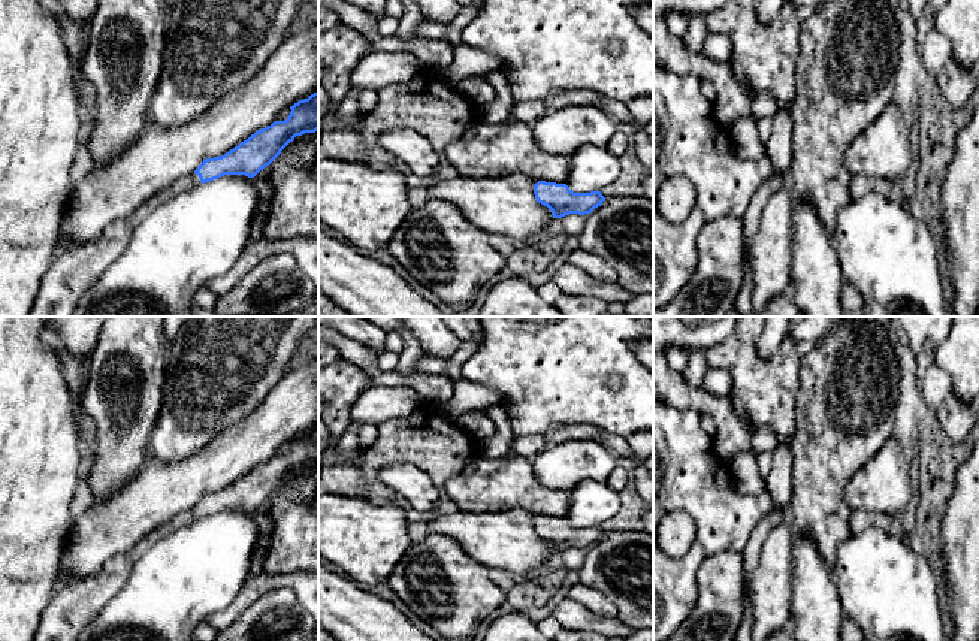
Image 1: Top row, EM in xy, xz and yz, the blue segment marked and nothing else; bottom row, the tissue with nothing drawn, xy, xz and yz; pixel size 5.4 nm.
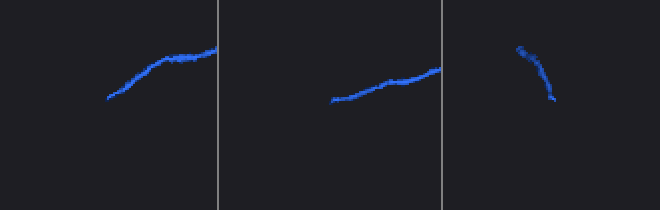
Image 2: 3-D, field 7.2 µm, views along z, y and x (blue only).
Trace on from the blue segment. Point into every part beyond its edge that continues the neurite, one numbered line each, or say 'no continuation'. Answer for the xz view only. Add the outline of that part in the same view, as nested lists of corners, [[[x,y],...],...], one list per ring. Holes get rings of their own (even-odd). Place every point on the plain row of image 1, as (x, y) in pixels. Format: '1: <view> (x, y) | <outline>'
no continuation

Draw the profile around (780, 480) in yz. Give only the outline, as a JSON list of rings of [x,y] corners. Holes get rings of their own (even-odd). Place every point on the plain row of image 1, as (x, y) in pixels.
[[[779,442],[773,451],[773,463],[765,483],[773,499],[773,508],[789,514],[794,495],[794,454],[789,444]]]

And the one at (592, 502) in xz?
[[[581,481],[571,490],[571,504],[565,518],[574,527],[601,526],[620,510],[619,492],[607,481]]]

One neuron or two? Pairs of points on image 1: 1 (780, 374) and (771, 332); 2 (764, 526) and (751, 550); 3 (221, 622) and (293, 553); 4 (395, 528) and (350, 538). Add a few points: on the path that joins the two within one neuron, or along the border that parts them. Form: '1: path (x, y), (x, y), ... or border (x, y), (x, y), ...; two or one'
1: border (788, 332), (770, 357), (760, 356); two
2: path (760, 532), (754, 544); one
3: border (302, 570), (281, 574), (260, 571); two
4: path (384, 528), (371, 538), (360, 538); one

